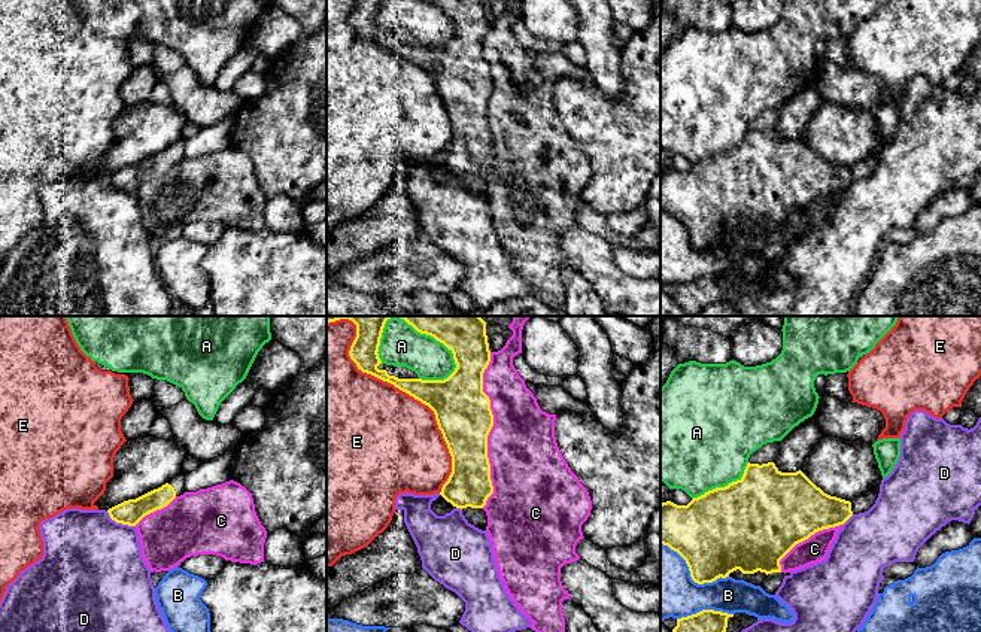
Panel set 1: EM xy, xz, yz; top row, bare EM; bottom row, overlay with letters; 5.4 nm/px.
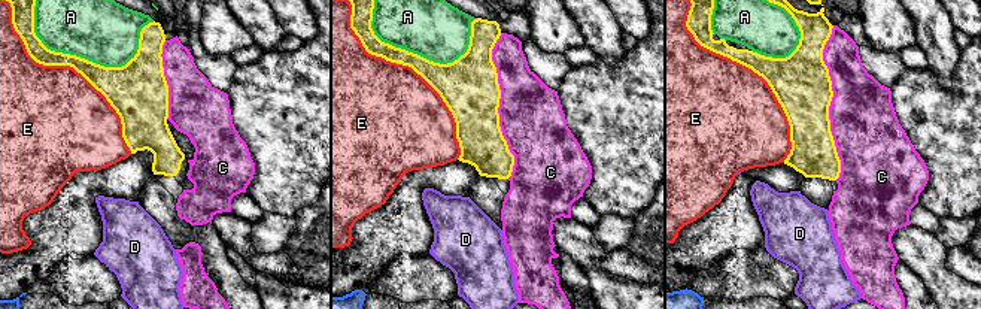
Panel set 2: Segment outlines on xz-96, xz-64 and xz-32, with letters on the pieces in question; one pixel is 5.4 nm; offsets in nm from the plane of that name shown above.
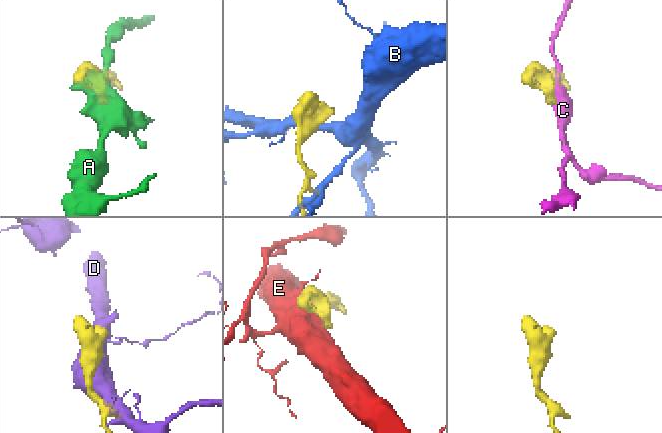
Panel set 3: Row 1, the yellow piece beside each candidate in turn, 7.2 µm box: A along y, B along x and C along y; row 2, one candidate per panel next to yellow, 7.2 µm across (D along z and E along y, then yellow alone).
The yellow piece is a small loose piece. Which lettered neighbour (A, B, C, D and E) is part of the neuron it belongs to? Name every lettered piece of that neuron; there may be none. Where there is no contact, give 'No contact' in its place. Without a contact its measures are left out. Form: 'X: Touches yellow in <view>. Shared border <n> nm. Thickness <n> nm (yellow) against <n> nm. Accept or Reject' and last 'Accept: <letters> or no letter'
A: Touches yellow in xz. Shared border 440 nm. Thickness 300 nm (yellow) against 220 nm. Reject
B: Touches yellow in yz. Shared border 420 nm. Thickness 420 nm (yellow) against 340 nm. Reject
C: Touches yellow in xz. Shared border 850 nm. Thickness 300 nm (yellow) against 380 nm. Reject
D: Touches yellow in xy. Shared border 180 nm. Thickness 140 nm (yellow) against 480 nm. Reject
E: Touches yellow in xz. Shared border 1100 nm. Thickness 200 nm (yellow) against 480 nm. Reject
Accept: no letter

